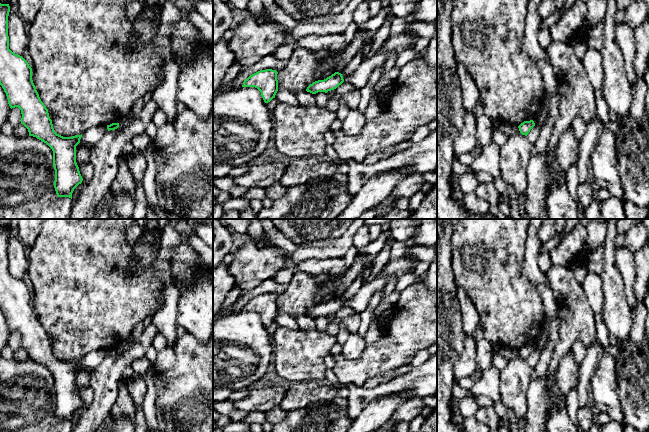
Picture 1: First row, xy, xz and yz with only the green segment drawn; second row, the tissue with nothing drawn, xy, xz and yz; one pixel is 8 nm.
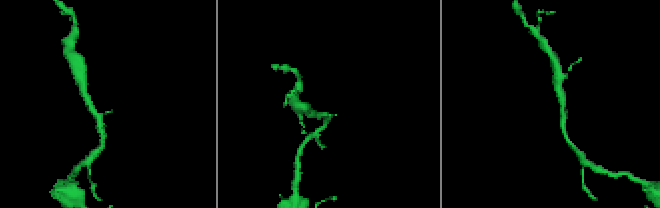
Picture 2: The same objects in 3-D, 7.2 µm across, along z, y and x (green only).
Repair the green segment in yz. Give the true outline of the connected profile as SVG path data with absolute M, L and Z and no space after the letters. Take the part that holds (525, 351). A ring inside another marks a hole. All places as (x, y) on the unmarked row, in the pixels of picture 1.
M533 344L530 345L524 345L523 347L521 347L518 352L519 355L522 359L527 360L528 357L530 356L530 354L535 350L535 347Z

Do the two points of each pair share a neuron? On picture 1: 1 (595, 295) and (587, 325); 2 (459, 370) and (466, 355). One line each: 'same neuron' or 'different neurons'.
1: different neurons
2: same neuron

